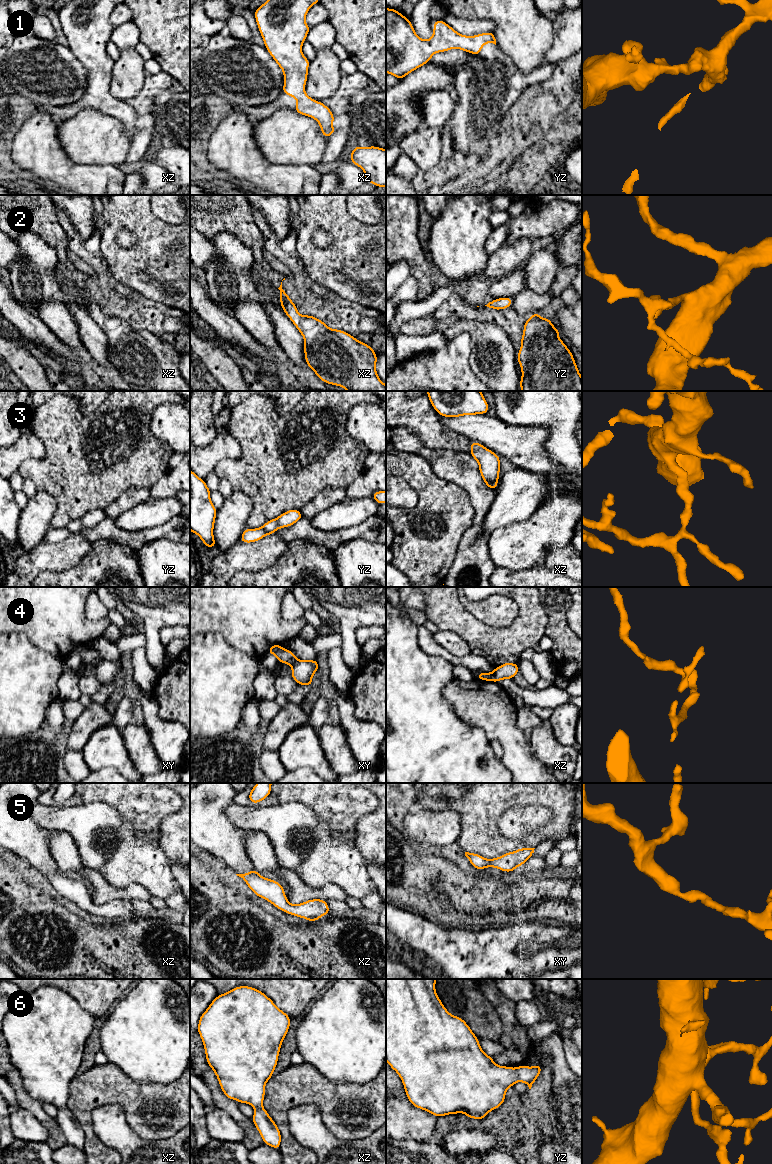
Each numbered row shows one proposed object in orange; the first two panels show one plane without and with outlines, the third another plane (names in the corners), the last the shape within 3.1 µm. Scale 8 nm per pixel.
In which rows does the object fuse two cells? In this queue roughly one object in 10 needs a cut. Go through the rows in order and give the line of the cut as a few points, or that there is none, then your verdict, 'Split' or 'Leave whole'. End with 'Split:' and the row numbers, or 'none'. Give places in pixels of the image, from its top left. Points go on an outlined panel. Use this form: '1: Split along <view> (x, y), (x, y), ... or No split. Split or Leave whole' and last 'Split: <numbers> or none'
1: No split. Leave whole
2: No split. Leave whole
3: No split. Leave whole
4: Split along xz (490, 673), (491, 680). Split
5: No split. Leave whole
6: No split. Leave whole
Split: 4

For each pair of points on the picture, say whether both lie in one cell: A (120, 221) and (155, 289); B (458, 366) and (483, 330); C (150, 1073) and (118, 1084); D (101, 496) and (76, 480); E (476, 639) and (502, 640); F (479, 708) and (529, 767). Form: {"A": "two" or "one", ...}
{"A": "one", "B": "two", "C": "two", "D": "one", "E": "one", "F": "one"}

